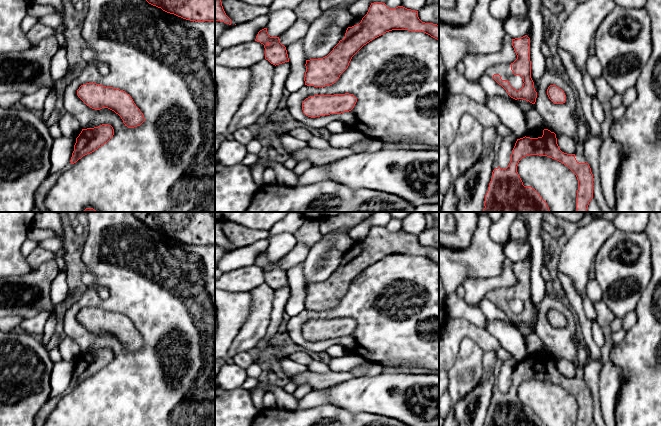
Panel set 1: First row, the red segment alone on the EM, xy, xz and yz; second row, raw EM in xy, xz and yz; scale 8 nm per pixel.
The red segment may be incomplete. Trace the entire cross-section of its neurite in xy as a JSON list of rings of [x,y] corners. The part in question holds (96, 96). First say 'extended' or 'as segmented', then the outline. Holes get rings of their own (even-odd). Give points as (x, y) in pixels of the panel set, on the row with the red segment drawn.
as segmented; [[[86,83],[77,90],[78,97],[90,108],[108,108],[118,114],[128,128],[140,126],[144,115],[125,91],[96,83]]]

